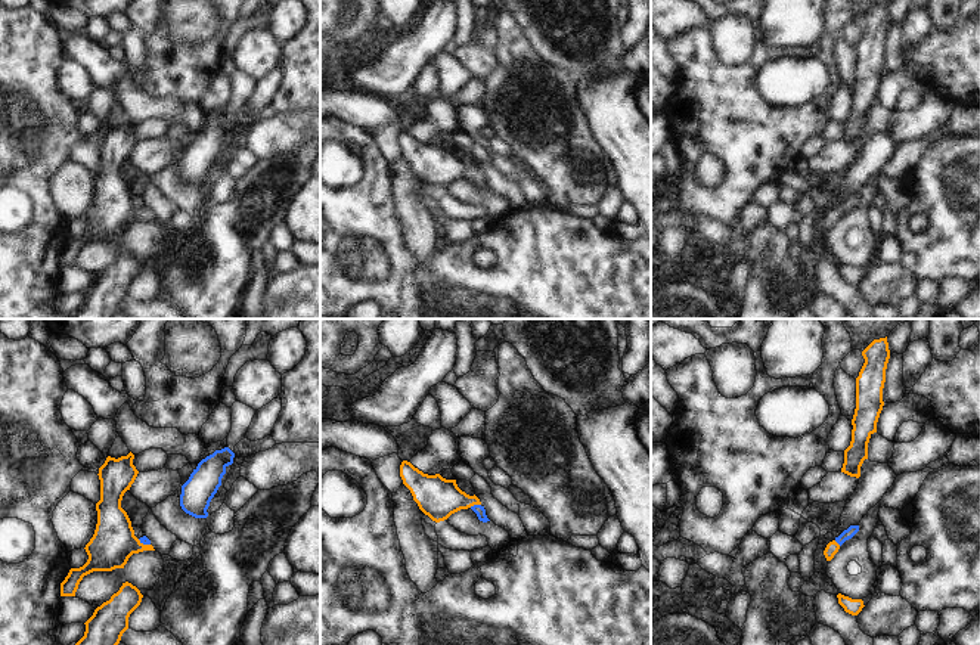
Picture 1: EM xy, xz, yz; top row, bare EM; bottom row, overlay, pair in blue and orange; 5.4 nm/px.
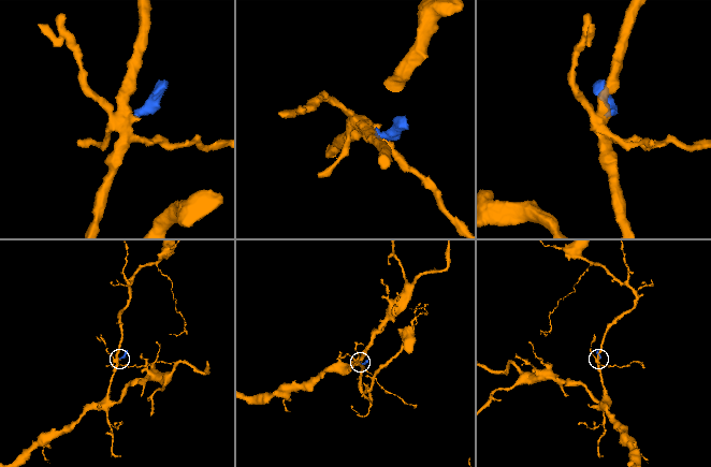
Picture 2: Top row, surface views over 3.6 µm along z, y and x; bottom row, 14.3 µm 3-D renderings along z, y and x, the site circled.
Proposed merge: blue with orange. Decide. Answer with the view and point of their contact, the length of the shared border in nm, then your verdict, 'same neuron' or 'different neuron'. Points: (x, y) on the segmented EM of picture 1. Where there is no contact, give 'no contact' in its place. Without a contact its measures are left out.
contact xz (474, 505); length 70 nm; same neuron

